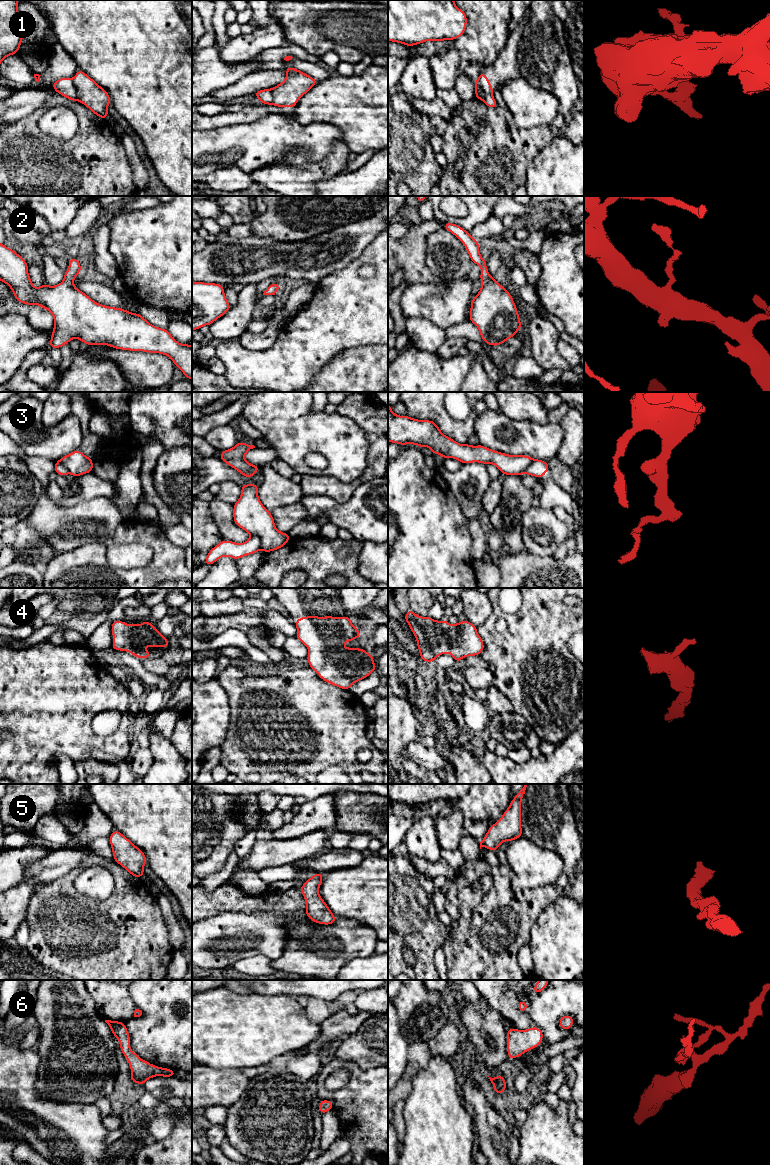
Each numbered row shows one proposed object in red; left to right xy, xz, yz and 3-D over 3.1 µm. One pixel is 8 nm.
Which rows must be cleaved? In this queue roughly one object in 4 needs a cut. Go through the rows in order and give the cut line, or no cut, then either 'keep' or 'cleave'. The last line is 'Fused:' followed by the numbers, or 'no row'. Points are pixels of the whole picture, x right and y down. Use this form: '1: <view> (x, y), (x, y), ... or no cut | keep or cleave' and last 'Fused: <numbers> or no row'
1: xy (73, 81), (78, 100) | cleave
2: no cut | keep
3: xz (251, 534), (256, 534), (259, 537), (261, 548) | cleave
4: no cut | keep
5: no cut | keep
6: no cut | keep
Fused: 1, 3

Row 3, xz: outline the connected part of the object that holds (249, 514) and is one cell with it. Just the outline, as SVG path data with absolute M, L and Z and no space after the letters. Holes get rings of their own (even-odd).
M254 483L241 486L241 496L233 505L234 523L250 535L258 535L264 553L278 550L291 539L288 533L275 527L271 511L267 510L258 497L259 487Z

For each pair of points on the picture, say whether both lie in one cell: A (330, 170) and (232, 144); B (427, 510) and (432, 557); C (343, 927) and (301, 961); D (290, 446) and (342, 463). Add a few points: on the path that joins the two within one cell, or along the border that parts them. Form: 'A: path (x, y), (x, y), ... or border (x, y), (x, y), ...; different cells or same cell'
A: border (307, 149), (297, 146), (282, 160), (263, 167); different cells
B: path (427, 522), (427, 545); same cell
C: path (344, 944), (346, 951), (344, 953), (318, 953); same cell
D: path (303, 441), (320, 441), (329, 450); same cell

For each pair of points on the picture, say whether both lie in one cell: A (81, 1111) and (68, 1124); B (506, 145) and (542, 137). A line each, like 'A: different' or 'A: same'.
A: same
B: same

